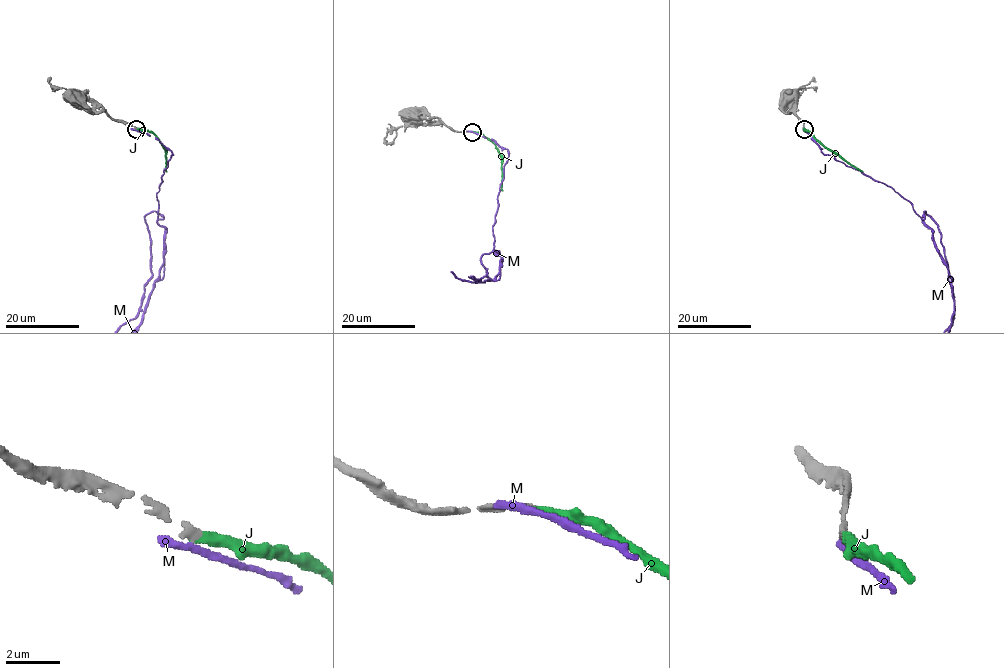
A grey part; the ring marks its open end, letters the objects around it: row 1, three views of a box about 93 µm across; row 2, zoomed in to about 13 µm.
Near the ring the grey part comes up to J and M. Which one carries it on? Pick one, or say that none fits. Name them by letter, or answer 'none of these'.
J

